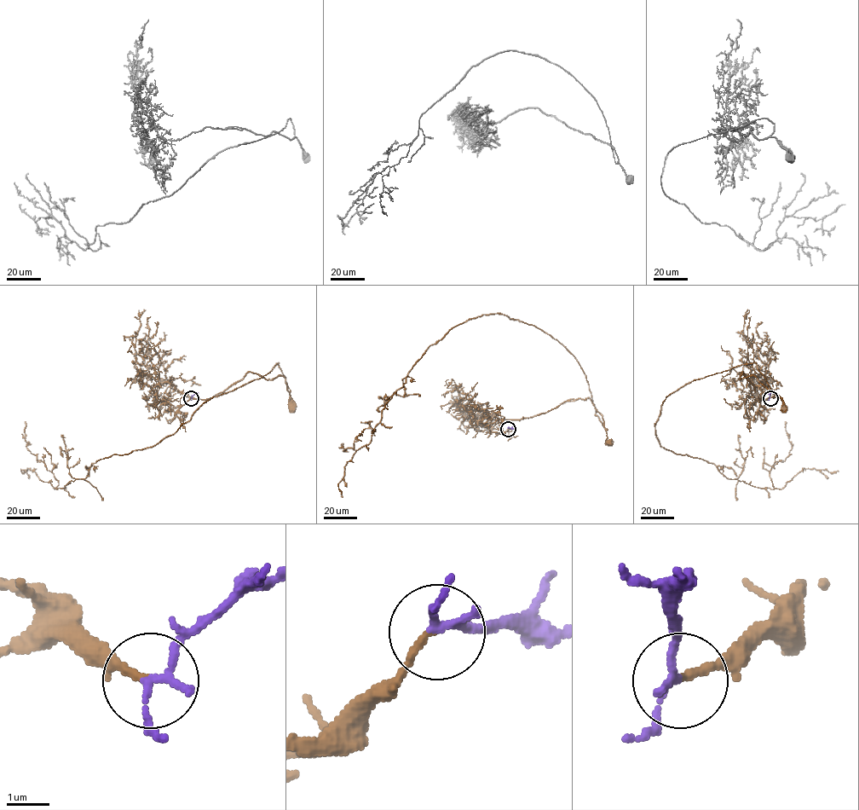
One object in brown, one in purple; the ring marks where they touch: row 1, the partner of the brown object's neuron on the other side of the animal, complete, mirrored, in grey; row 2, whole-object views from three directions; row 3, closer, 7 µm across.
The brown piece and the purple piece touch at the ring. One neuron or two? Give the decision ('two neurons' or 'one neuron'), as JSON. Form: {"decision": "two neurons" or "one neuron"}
{"decision": "one neuron"}

